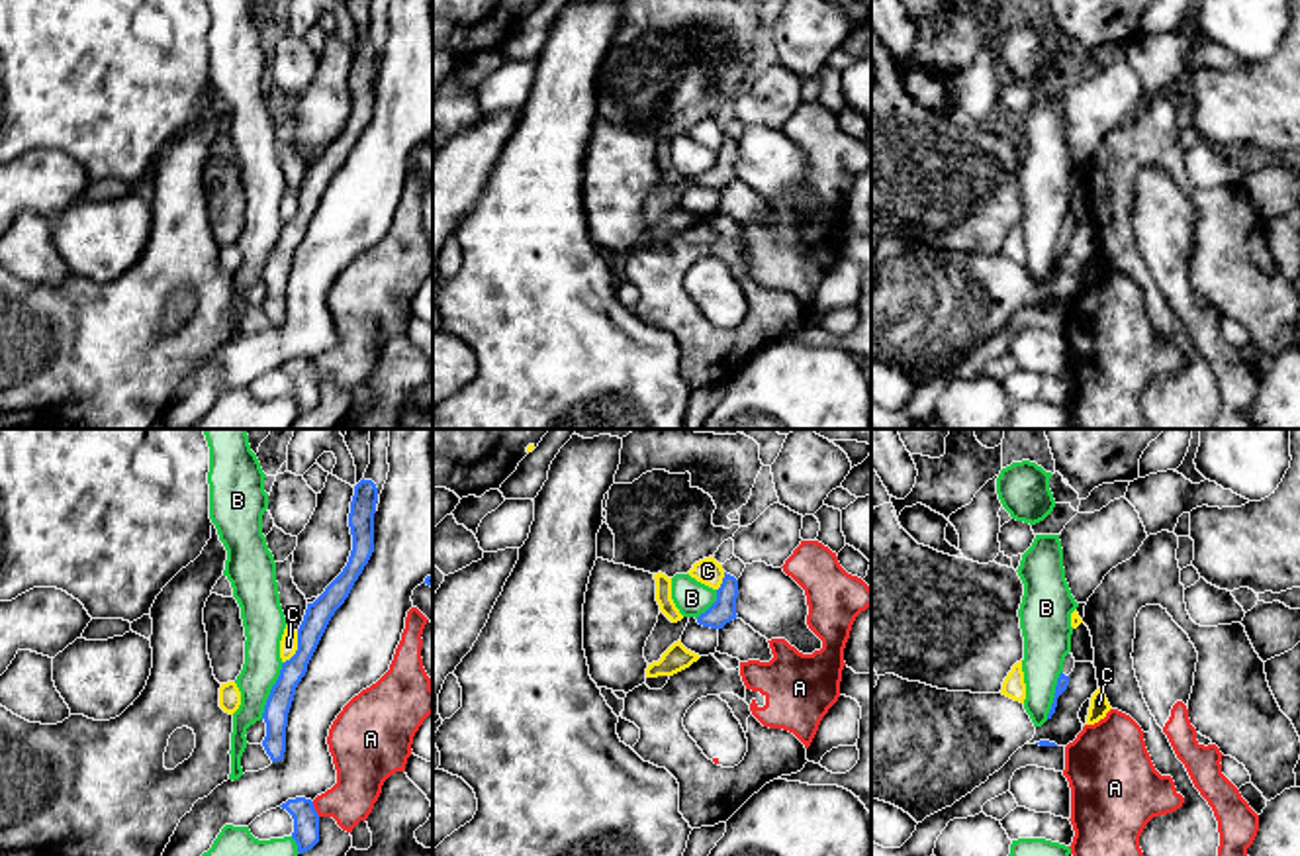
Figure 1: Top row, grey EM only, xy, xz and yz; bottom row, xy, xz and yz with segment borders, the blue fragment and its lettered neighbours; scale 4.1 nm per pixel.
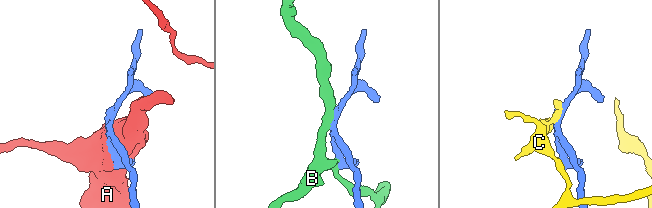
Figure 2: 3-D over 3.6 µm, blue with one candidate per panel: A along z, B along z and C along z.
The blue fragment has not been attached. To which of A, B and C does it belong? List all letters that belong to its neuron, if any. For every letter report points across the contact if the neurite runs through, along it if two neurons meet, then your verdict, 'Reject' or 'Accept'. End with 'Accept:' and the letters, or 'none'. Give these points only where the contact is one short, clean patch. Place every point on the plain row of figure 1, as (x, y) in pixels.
A: Reject
B: Reject
C: Boundary: xy (298, 192), (298, 210), (284, 224). Reject
Accept: none

